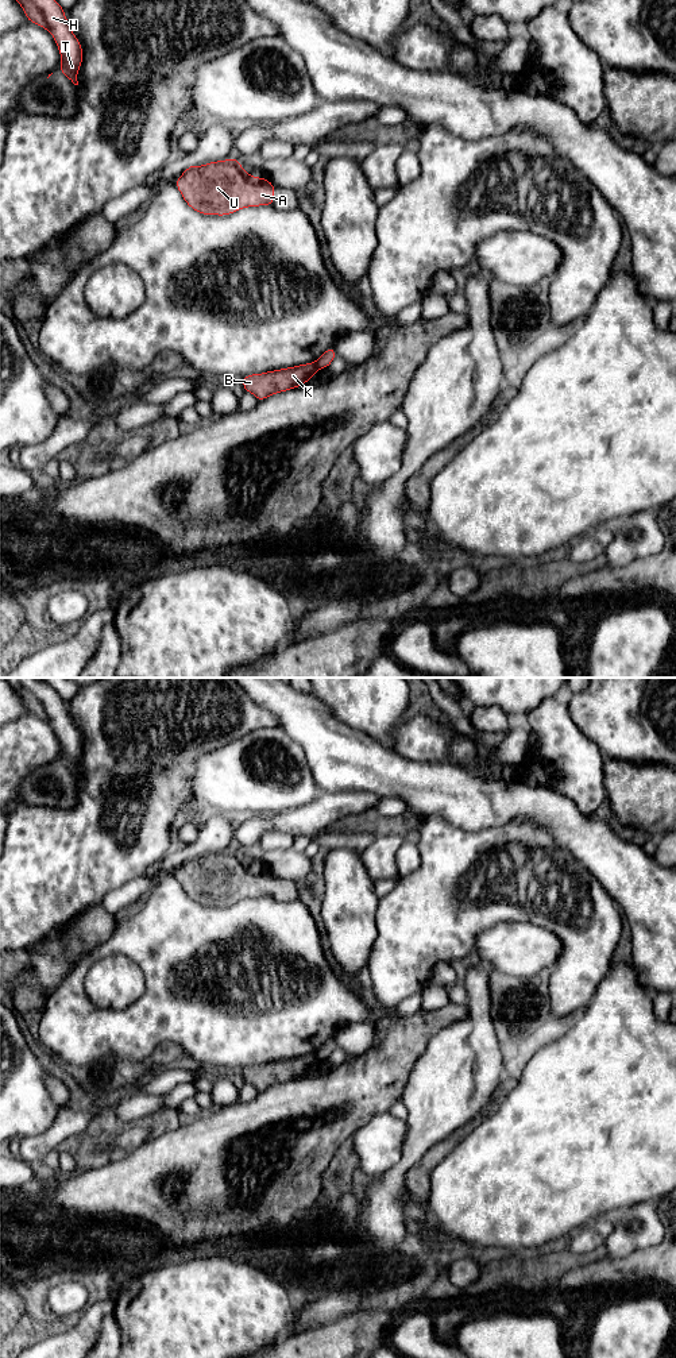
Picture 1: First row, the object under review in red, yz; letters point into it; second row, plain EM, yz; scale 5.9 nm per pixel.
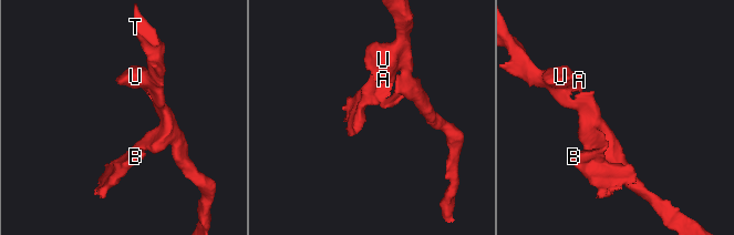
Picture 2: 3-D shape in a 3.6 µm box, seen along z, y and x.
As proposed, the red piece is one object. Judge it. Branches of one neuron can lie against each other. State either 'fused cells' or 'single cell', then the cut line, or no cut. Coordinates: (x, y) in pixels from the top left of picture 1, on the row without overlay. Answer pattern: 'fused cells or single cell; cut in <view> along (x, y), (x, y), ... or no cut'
fused cells; cut in yz along (313, 1053), (319, 1058)

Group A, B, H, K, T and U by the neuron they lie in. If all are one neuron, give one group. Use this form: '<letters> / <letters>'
A H T U / B K

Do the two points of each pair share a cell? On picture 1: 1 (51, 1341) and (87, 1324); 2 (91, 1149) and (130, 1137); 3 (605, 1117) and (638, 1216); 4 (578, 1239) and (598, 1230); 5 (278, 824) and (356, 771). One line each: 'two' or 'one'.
1: one
2: one
3: two
4: one
5: two

